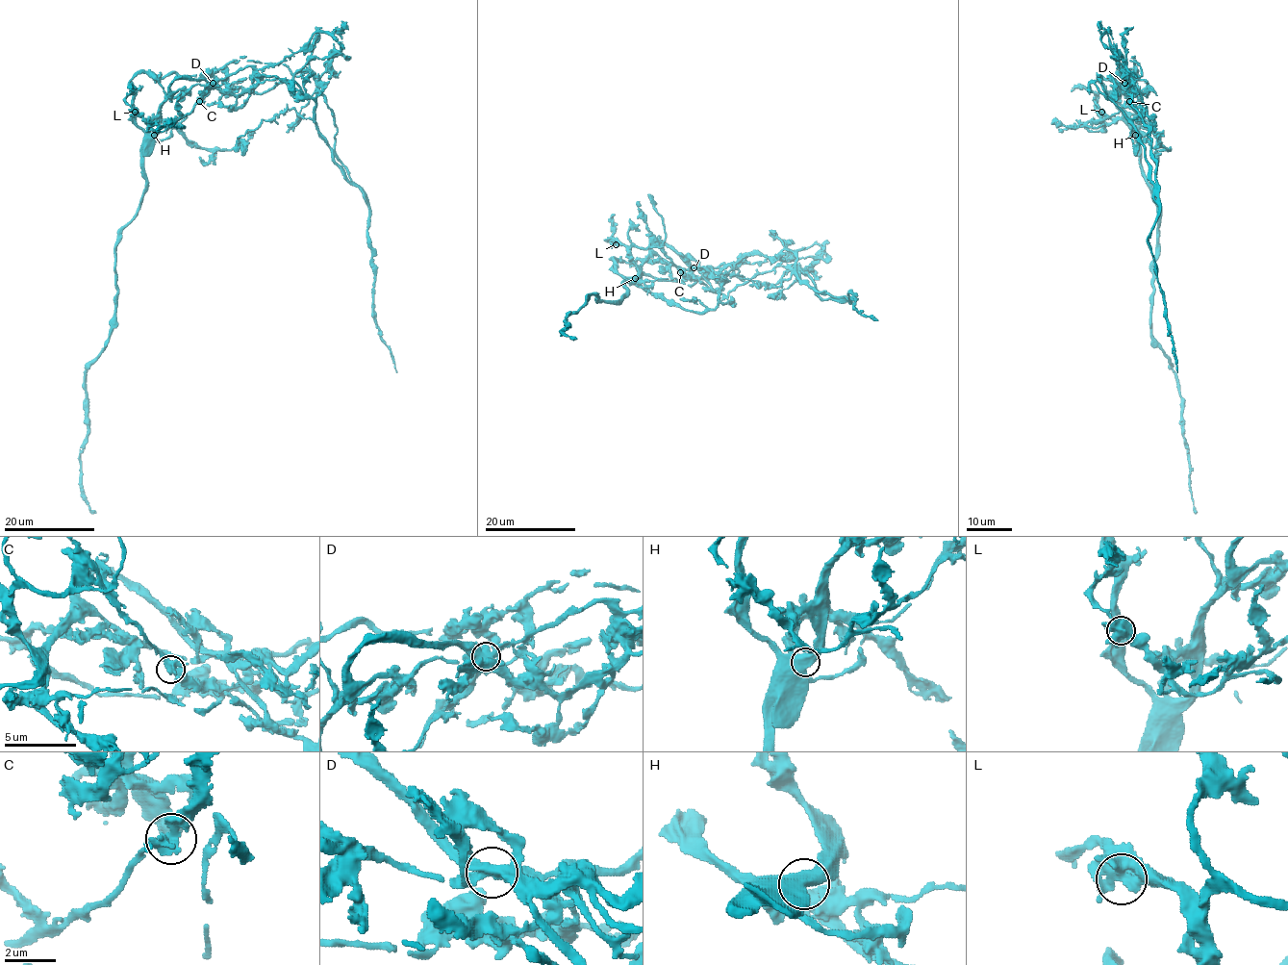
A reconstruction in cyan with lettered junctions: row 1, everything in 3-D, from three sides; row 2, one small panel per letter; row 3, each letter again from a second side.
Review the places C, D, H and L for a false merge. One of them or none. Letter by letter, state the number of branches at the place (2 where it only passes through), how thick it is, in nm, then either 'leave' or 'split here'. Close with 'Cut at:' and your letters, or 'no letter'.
C: branches 4; calibre 360 nm; leave
D: branches 5; calibre 500 nm; split here
H: branches 3; calibre 480 nm; leave
L: branches 7; calibre 550 nm; leave
Cut at: D

